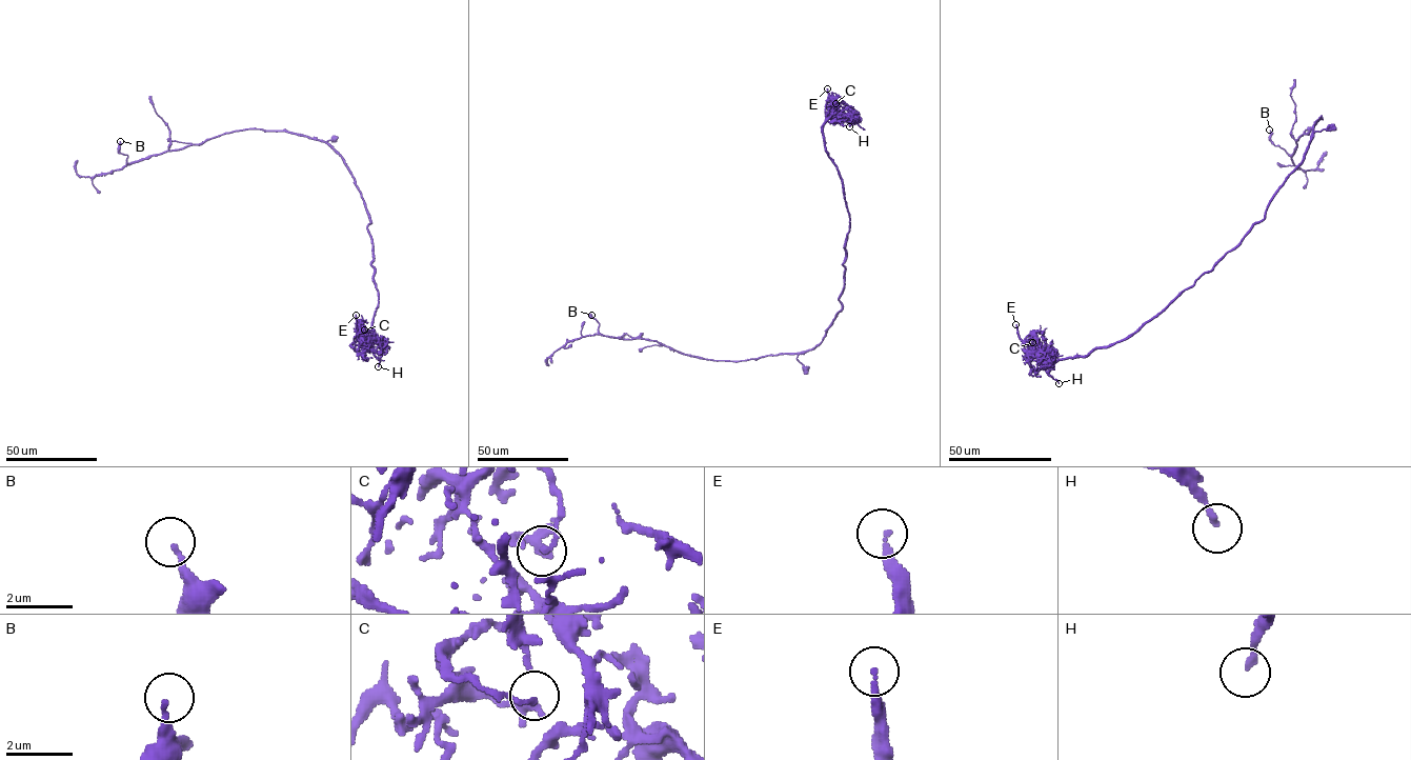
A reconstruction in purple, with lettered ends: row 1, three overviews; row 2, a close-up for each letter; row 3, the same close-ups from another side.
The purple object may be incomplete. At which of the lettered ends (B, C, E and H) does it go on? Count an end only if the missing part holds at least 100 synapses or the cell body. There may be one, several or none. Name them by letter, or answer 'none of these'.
E

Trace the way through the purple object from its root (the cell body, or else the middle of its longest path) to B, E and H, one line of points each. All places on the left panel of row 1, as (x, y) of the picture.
B: (357, 185), (344, 160), (329, 145), (285, 132), (235, 131), (129, 163), (127, 156), (119, 151), (120, 141)
E: (357, 185), (370, 221), (367, 230), (378, 305), (370, 328), (354, 347), (356, 315)
H: (357, 185), (370, 221), (378, 305), (370, 328), (351, 346), (371, 347), (378, 366)

